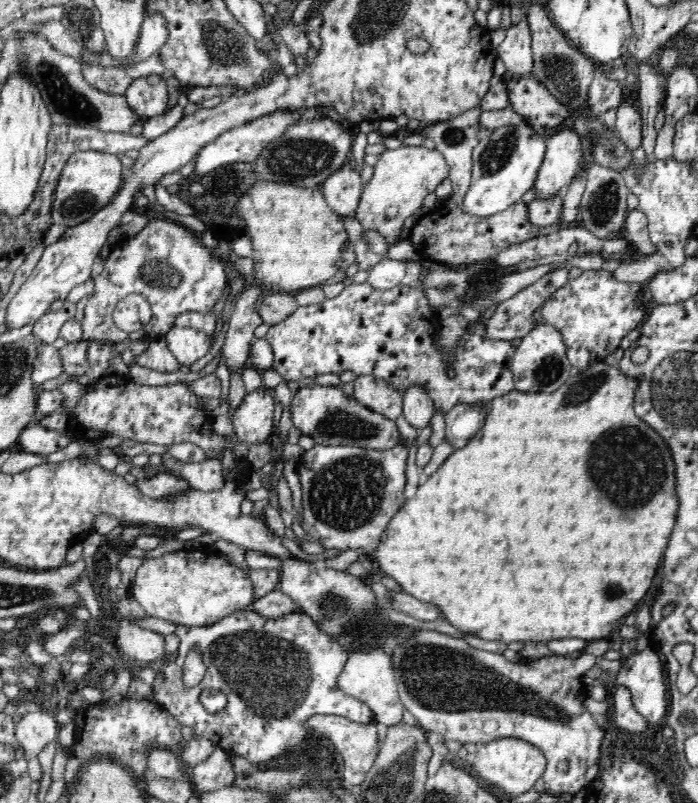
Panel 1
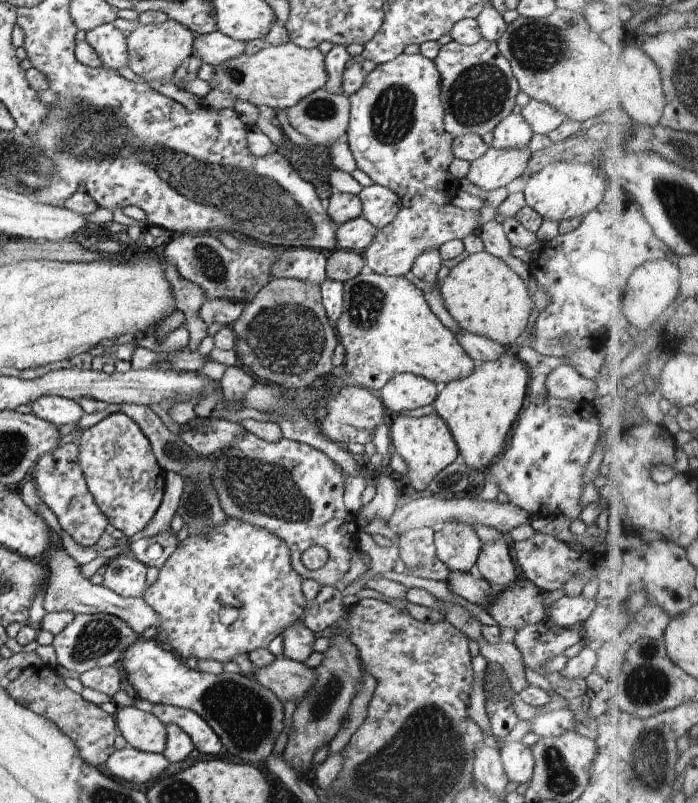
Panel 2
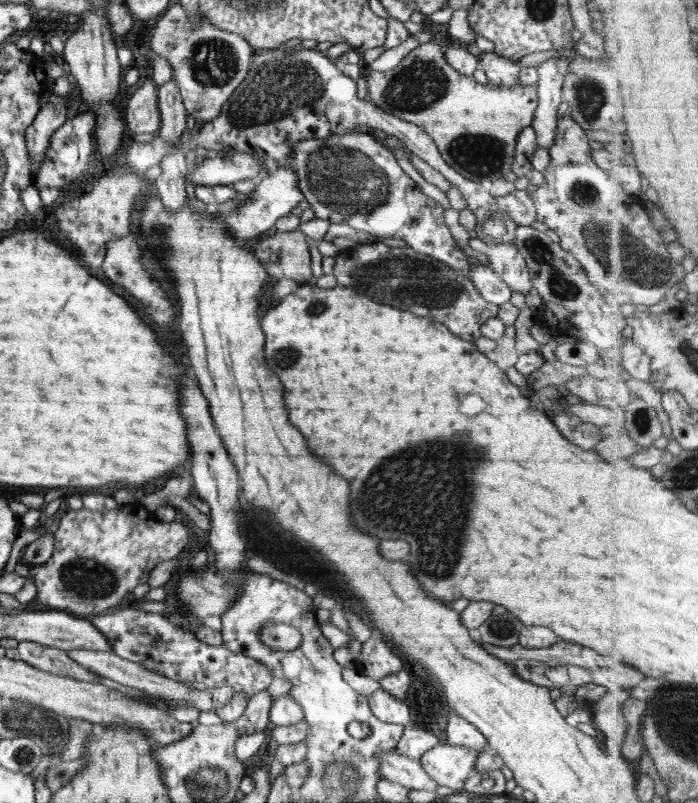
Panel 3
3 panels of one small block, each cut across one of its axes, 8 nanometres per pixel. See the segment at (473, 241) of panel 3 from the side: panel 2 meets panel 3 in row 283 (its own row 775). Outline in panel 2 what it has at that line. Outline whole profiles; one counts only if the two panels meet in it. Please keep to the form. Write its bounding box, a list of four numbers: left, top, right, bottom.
[499,740,534,785]

